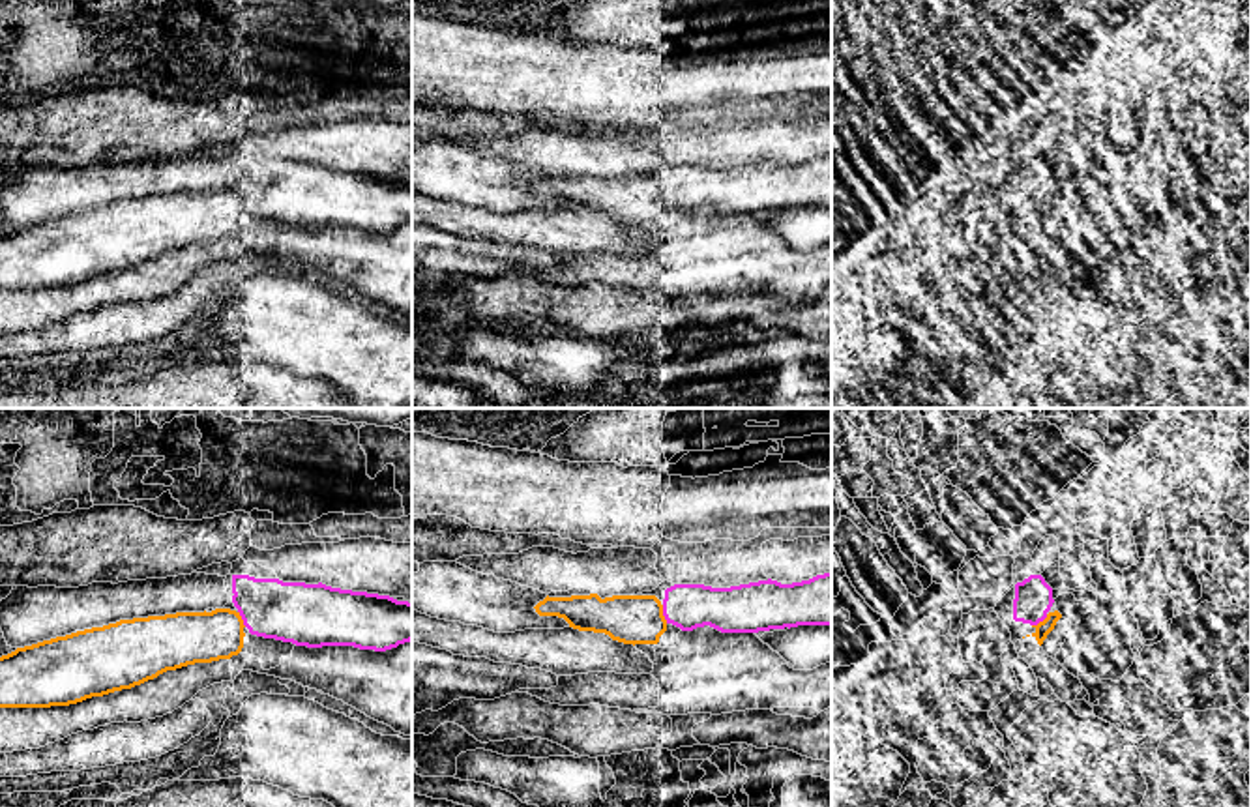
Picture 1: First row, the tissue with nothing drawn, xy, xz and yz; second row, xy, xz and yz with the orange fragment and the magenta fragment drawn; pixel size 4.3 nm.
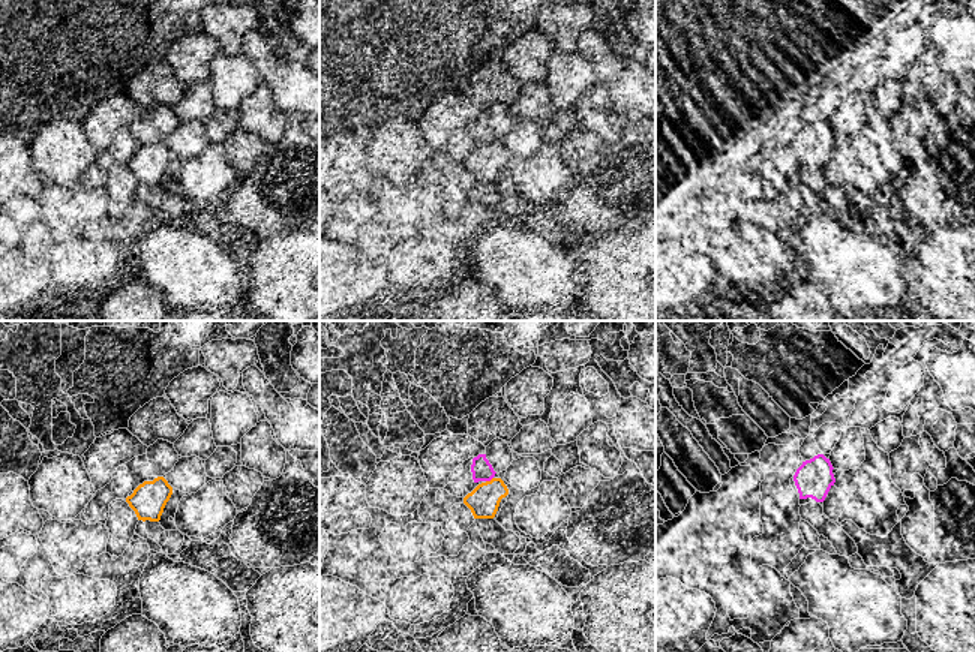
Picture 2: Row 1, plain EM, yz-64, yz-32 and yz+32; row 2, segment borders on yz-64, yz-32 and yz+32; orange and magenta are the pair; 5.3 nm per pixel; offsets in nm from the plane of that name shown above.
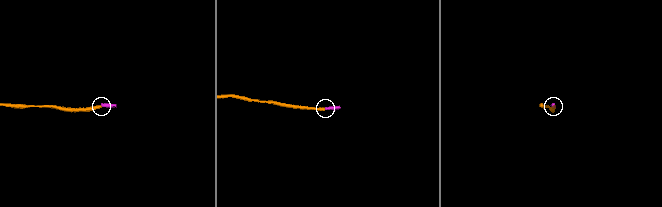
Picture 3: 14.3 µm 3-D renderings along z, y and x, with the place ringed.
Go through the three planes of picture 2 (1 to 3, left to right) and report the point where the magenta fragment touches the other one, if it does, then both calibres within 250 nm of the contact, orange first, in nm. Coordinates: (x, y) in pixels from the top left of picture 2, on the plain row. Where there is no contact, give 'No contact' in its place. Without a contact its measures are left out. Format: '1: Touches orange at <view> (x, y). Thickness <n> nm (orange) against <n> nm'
1: No contact
2: Touches orange at yz-32 (491, 144). Thickness 170 nm (orange) against 110 nm
3: No contact

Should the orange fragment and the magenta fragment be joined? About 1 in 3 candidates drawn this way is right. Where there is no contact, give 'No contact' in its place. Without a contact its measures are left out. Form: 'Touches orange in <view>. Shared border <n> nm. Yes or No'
Touches orange in xz. Shared border 80 nm. Yes

